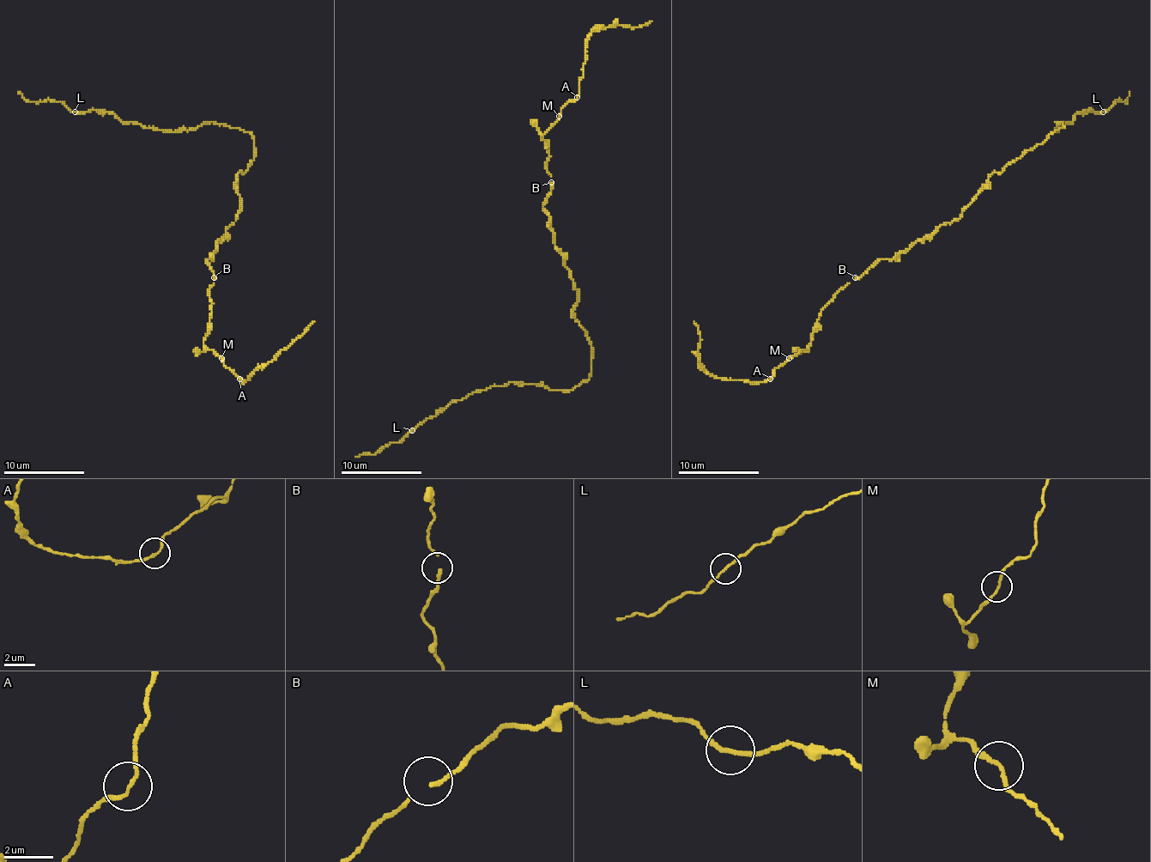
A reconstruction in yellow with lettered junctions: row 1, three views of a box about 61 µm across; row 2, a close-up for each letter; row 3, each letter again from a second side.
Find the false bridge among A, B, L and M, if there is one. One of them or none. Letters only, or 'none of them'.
none of them

